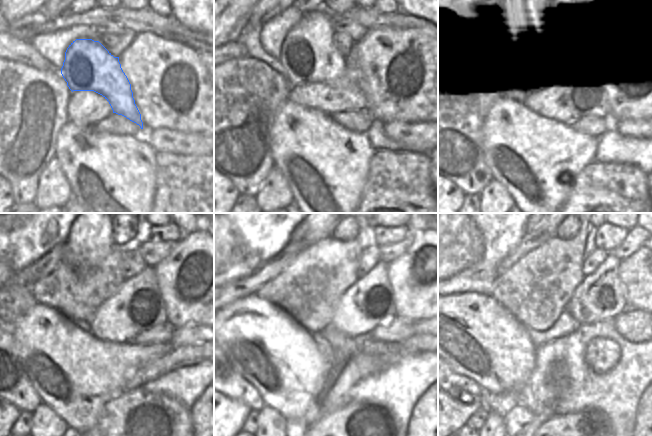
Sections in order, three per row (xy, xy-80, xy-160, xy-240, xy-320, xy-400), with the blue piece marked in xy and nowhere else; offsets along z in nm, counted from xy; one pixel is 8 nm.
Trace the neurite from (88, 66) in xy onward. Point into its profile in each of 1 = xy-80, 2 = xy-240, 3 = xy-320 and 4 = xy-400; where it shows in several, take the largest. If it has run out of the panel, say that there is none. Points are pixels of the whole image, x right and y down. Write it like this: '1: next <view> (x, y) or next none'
1: next xy-80 (308, 54)
2: next xy-240 (90, 240)
3: next xy-320 (314, 233)
4: next none

